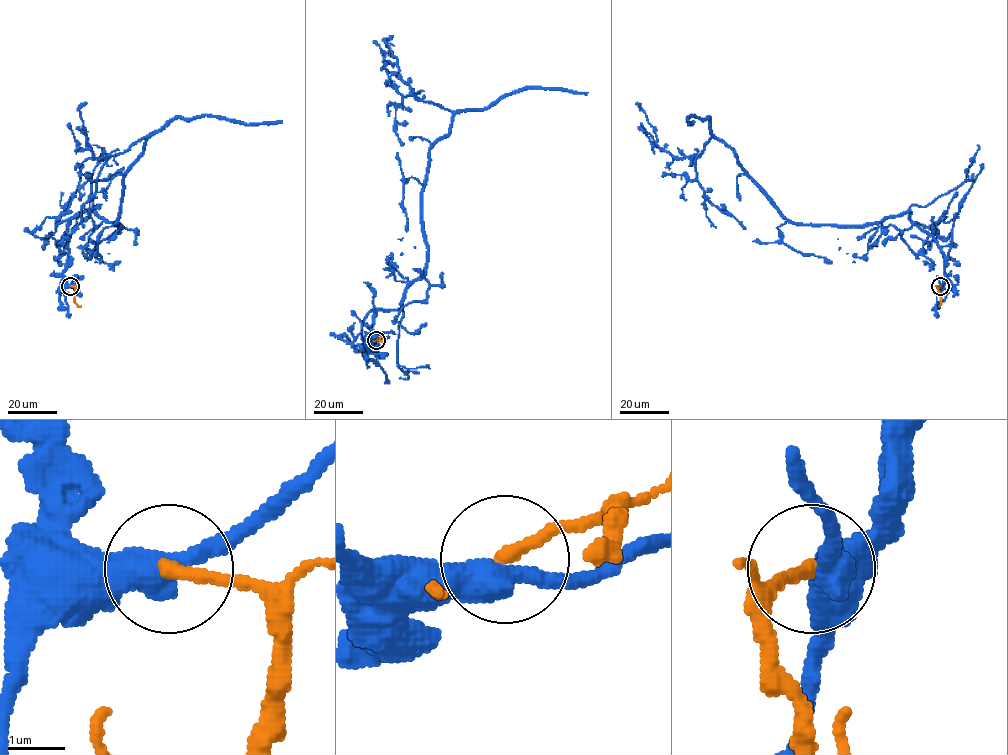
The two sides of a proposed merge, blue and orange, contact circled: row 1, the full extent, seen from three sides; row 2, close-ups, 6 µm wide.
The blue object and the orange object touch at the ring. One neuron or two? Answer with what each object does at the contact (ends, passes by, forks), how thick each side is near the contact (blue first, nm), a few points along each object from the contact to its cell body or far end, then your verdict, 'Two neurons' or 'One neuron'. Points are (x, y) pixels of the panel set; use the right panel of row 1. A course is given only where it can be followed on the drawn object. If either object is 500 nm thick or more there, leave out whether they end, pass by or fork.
At the ring blue passes by. At the ring orange ends. Thickness 440 nm (blue) against 240 nm. Course of blue: (940, 286), (944, 254), (909, 211), (863, 226), (792, 224), (723, 142), (672, 156), (636, 103). Course of orange: (940, 286), (938, 305). Two neurons

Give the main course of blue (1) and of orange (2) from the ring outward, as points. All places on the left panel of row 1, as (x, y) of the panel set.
1: (71, 286), (67, 224), (92, 211), (121, 226), (123, 175), (146, 139), (95, 158), (79, 110), (87, 103)
2: (71, 286), (75, 288), (74, 302), (81, 305)

